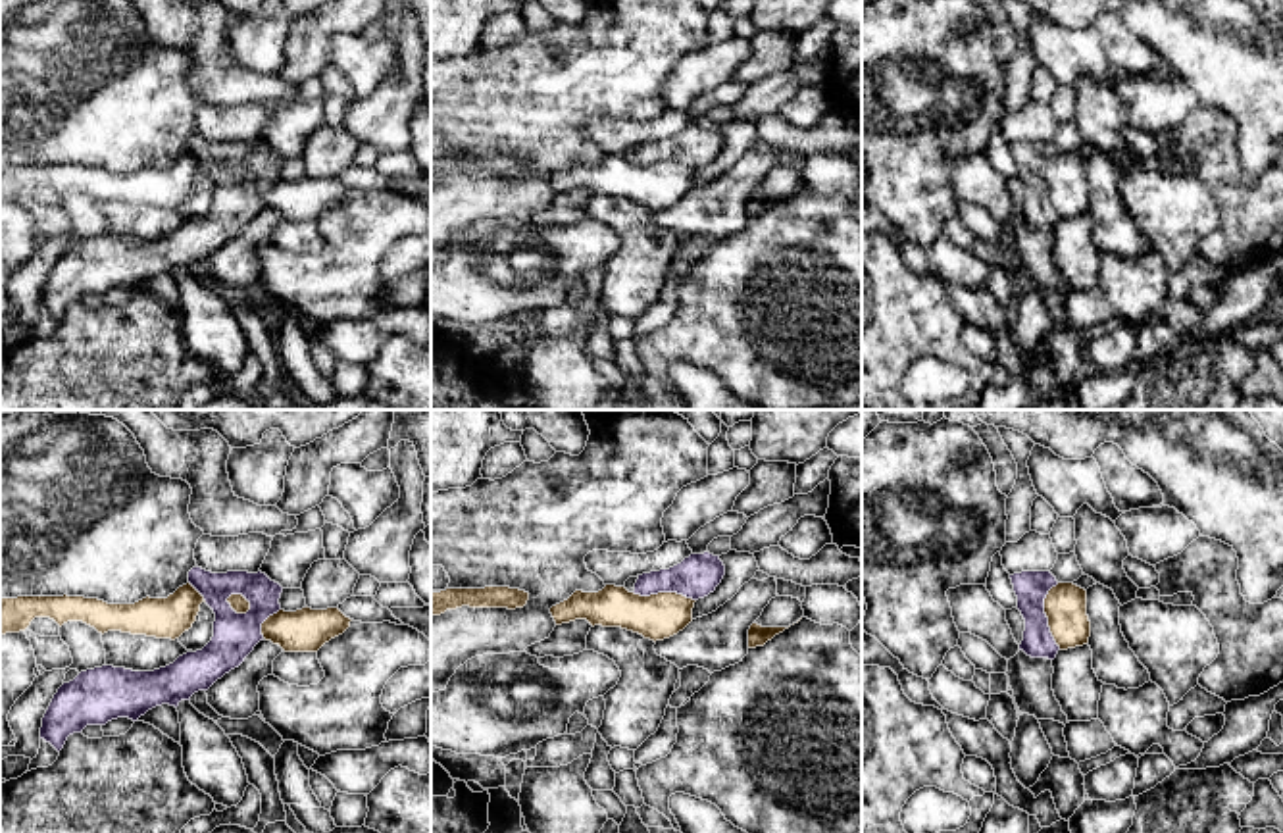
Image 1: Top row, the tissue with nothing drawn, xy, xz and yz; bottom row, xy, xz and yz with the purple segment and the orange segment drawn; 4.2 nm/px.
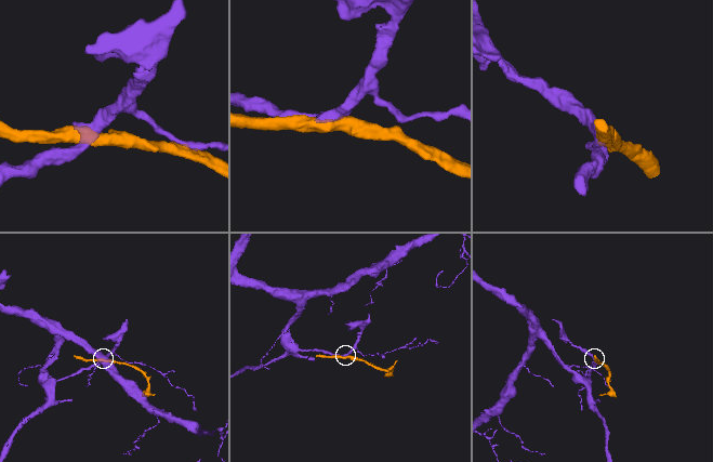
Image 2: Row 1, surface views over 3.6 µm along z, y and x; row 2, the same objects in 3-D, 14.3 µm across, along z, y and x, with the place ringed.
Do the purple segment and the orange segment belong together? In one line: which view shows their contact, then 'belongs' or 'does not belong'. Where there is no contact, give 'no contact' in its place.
meets purple in yz; does not belong

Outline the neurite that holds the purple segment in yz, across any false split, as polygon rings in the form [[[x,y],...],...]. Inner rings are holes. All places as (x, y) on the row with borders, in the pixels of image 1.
[[[1021,571],[1010,575],[1010,579],[1018,596],[1018,610],[1025,619],[1019,650],[1031,658],[1054,660],[1060,646],[1048,627],[1044,598],[1058,585],[1056,577],[1050,571]]]

